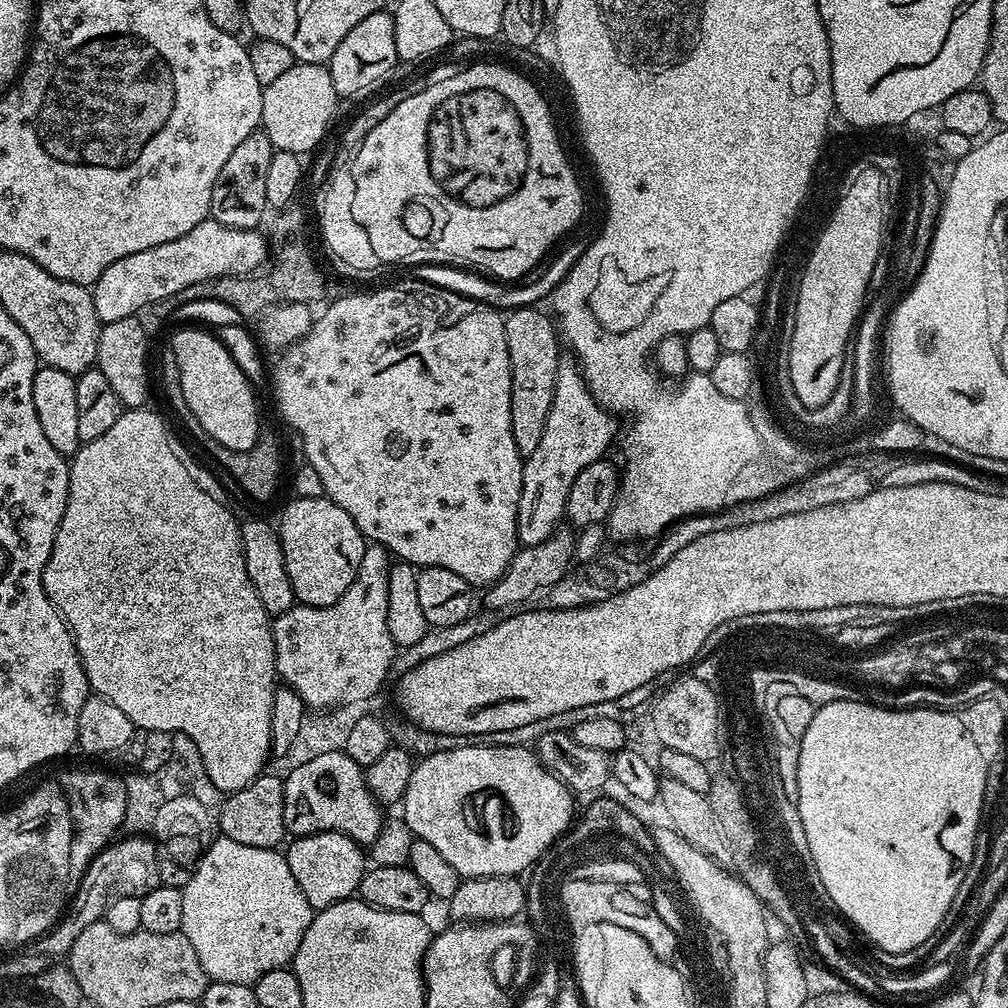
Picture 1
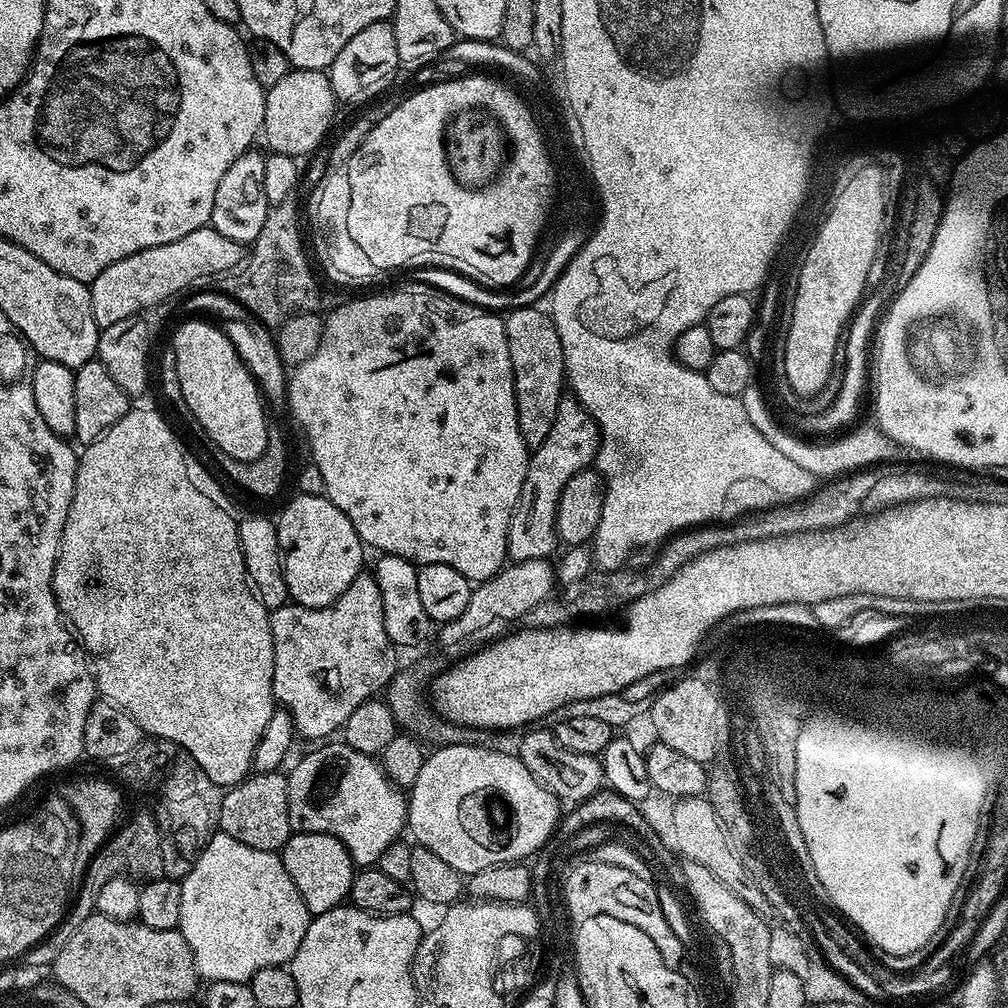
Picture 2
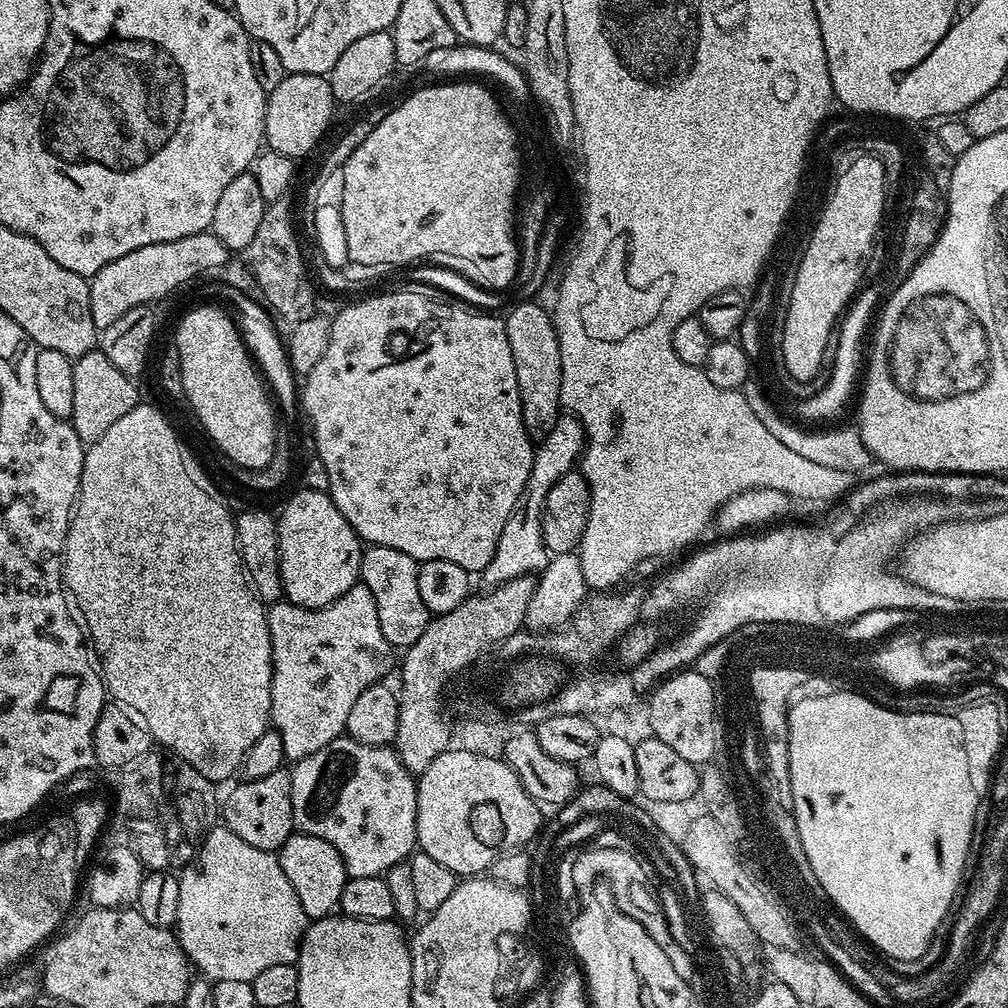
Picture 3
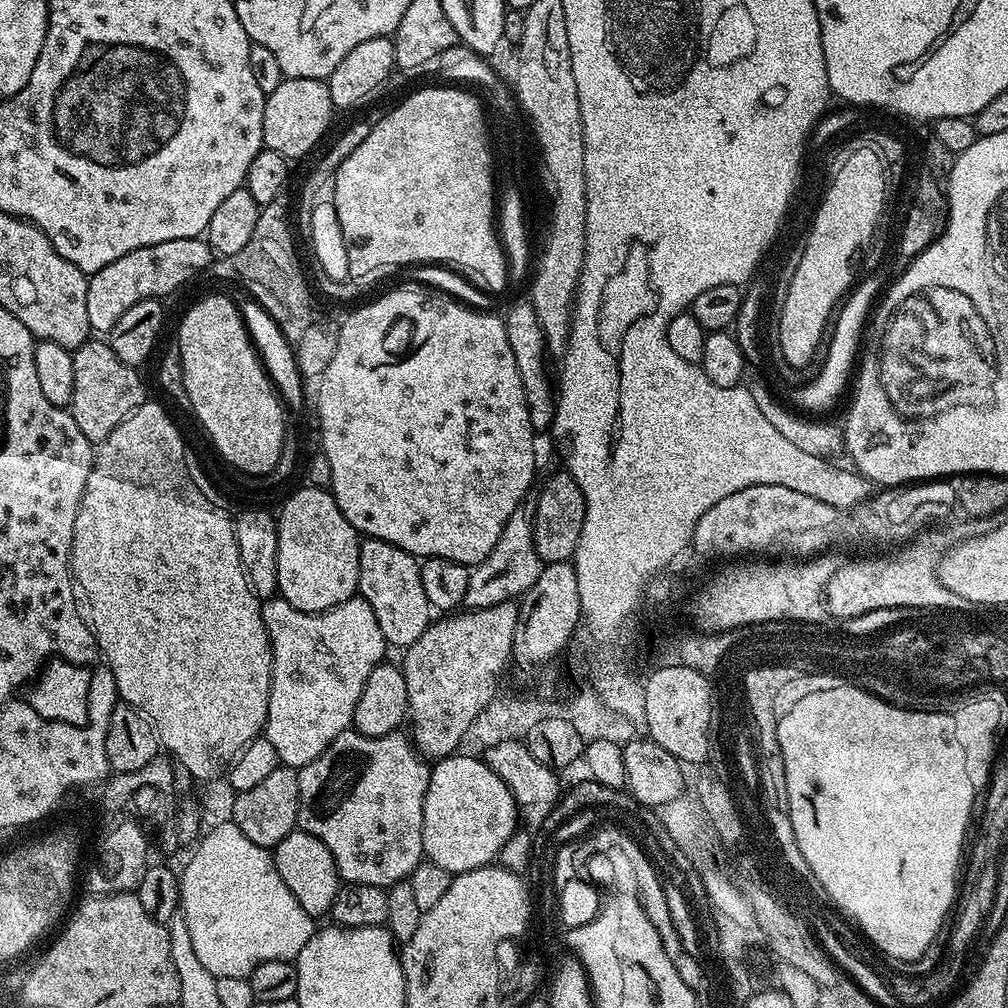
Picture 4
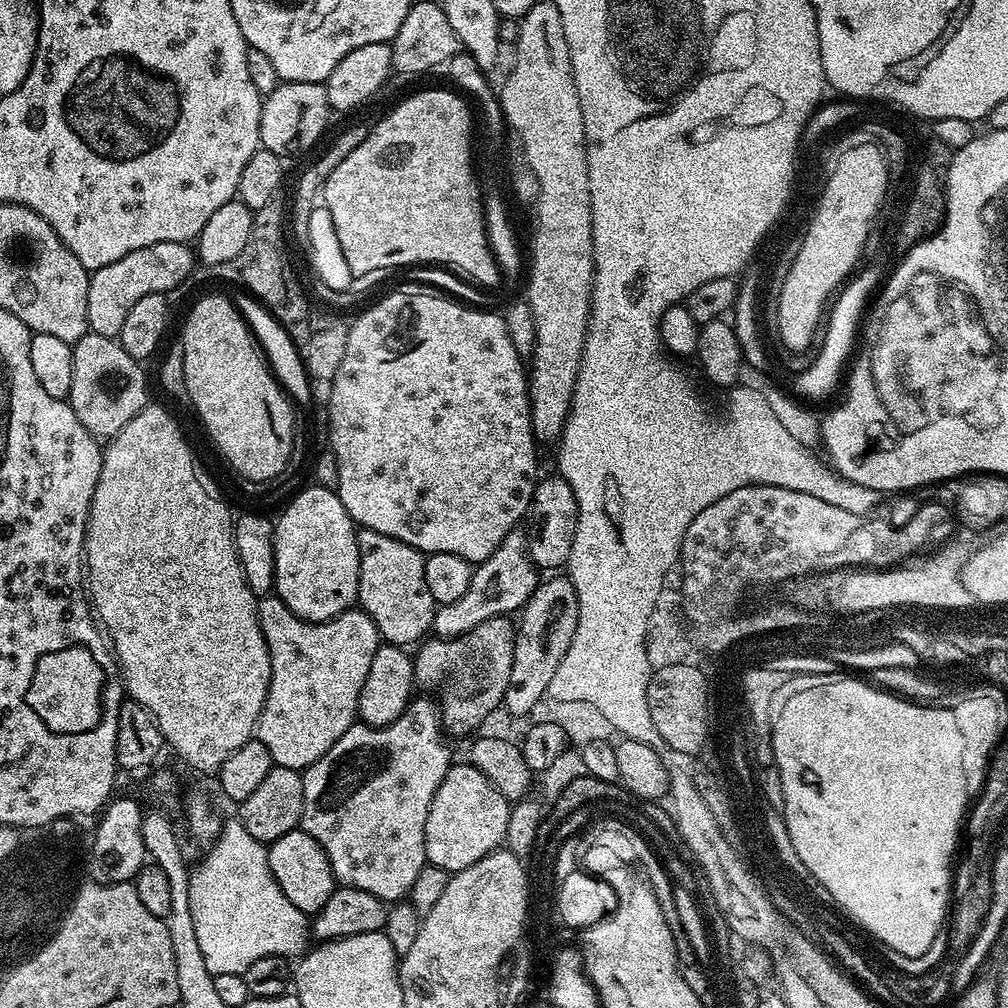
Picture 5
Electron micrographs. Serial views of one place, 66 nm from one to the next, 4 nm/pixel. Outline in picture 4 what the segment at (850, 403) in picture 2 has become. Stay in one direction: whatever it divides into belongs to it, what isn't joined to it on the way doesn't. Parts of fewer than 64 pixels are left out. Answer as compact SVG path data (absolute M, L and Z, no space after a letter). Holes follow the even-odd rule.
M865 275L848 294L845 302L841 305L839 312L834 320L834 325L827 343L826 360L820 370L820 372L808 383L794 389L790 398L792 400L791 405L799 411L806 412L808 410L810 414L816 414L812 412L820 412L833 406L838 396L843 392L847 382L852 378L852 373L856 364L856 359L860 350L864 329L869 319L871 310L875 305L875 302L879 299L881 292L876 288L878 280L875 276Z

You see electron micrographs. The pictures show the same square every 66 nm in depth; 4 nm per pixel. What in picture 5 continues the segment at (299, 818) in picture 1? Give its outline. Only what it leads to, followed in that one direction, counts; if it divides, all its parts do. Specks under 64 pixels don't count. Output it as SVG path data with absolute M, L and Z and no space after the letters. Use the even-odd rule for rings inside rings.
M416 698L411 701L396 721L384 728L372 728L370 725L361 722L351 724L346 730L346 734L342 734L342 738L338 738L338 742L334 742L334 746L330 746L330 750L326 750L326 754L322 754L322 758L318 758L318 762L314 762L308 768L303 769L302 802L304 805L302 806L300 828L306 834L310 834L310 838L318 841L322 850L326 850L326 854L330 858L332 873L335 874L341 885L361 888L366 890L366 894L374 894L379 900L385 902L400 902L407 897L408 892L414 886L414 878L418 878L418 870L422 870L426 863L424 839L426 838L426 818L430 814L430 802L434 798L438 786L446 778L449 767L454 760L447 742L449 743L440 723L440 710L437 701L435 699L418 700Z

